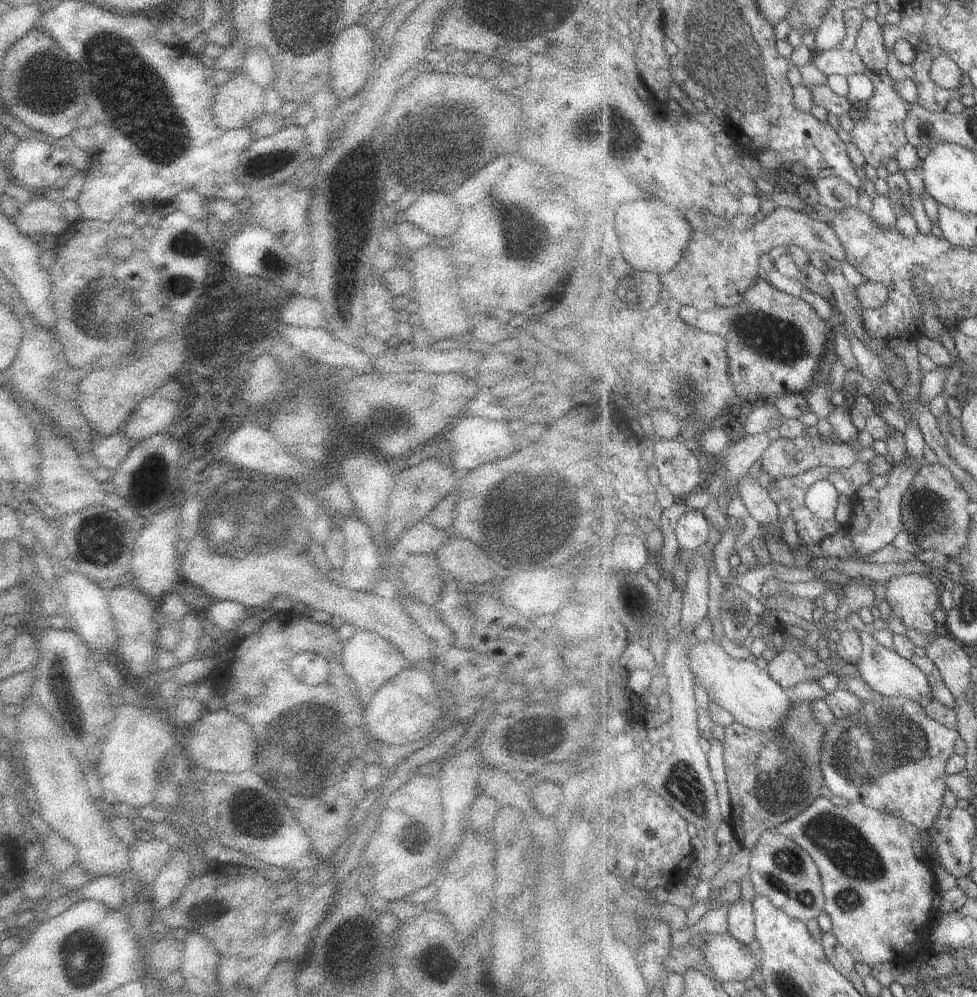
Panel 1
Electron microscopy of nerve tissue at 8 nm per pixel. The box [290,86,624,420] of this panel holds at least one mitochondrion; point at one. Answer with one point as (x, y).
(444, 143)

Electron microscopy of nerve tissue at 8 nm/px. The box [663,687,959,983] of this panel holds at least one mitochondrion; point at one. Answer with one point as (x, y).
(878, 745)

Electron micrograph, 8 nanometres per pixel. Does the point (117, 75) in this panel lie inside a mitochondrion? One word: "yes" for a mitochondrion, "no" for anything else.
yes

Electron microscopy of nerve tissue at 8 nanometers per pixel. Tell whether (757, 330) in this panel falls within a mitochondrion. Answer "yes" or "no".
yes

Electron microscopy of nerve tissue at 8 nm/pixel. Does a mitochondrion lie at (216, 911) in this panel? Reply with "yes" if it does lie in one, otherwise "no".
no

